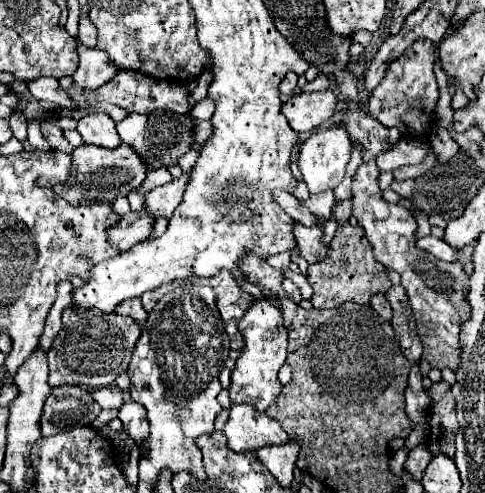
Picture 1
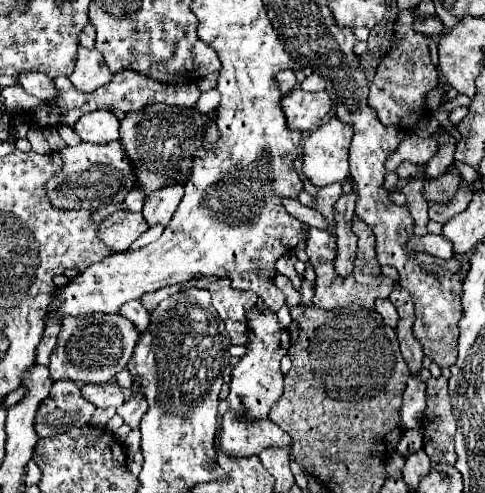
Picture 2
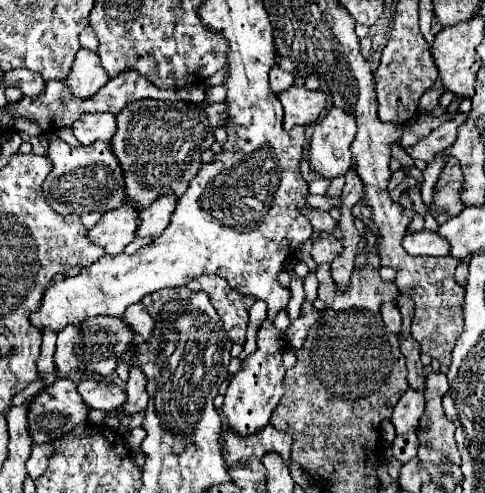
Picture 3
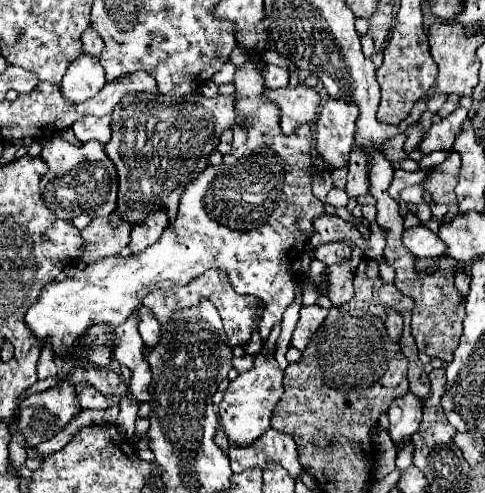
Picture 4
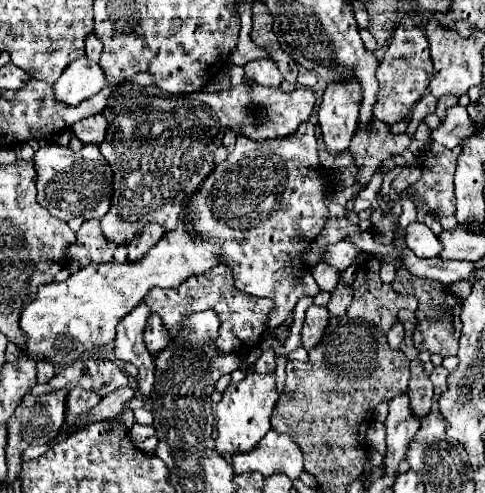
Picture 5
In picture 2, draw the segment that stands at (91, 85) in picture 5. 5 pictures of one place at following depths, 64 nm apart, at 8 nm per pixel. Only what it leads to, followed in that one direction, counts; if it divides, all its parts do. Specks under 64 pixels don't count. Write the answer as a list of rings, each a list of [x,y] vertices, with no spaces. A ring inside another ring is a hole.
[[[78,48],[78,58],[76,58],[76,68],[70,76],[70,82],[78,92],[94,92],[106,82],[112,80],[110,70],[104,66],[104,58],[98,50],[86,50]]]

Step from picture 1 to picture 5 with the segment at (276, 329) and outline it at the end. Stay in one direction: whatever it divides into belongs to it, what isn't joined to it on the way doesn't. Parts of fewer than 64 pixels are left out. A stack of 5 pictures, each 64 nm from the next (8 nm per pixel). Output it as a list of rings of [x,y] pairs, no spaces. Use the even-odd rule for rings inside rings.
[[[248,372],[242,382],[232,382],[224,394],[222,400],[216,406],[216,452],[224,456],[226,460],[232,458],[234,454],[244,454],[250,452],[270,430],[270,416],[274,410],[274,404],[278,400],[278,390],[276,390],[276,376],[274,374],[256,374]]]

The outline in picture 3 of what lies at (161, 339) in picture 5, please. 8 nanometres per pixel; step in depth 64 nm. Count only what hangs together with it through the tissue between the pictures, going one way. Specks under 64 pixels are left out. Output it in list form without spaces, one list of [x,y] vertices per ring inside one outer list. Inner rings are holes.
[[[132,304],[126,312],[124,312],[124,320],[132,326],[132,330],[136,334],[142,336],[142,340],[148,340],[148,336],[152,336],[152,328],[154,328],[154,318],[148,314],[148,310],[144,308],[144,304]]]

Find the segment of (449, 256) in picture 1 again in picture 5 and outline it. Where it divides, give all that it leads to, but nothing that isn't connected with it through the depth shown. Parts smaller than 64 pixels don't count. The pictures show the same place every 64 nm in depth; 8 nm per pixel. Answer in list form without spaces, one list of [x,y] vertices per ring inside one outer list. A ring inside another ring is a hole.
[[[420,222],[406,226],[406,246],[420,258],[434,258],[442,250],[442,244],[434,236],[434,232]]]

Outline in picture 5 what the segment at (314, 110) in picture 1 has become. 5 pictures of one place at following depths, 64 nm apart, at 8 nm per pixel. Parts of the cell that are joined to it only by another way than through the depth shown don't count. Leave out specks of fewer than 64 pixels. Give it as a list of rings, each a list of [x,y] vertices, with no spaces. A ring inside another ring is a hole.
[[[122,84],[120,88],[116,88],[116,96],[112,96],[112,104],[108,104],[108,108],[102,112],[108,120],[108,138],[104,138],[104,142],[100,144],[100,152],[108,160],[108,164],[112,166],[112,172],[114,172],[112,204],[110,204],[110,210],[100,220],[104,236],[108,236],[108,240],[112,240],[112,244],[124,246],[124,242],[130,242],[134,236],[138,236],[142,232],[142,224],[160,224],[166,232],[168,230],[172,232],[172,228],[176,228],[176,224],[180,224],[180,220],[184,220],[184,200],[188,200],[188,196],[192,196],[192,192],[196,192],[196,188],[200,188],[200,184],[202,184],[204,176],[208,176],[208,172],[214,172],[214,160],[212,160],[214,150],[216,150],[214,144],[222,144],[226,130],[242,134],[254,141],[274,139],[276,136],[288,136],[288,134],[296,132],[296,128],[310,118],[314,102],[316,102],[316,98],[314,98],[314,92],[310,88],[296,88],[292,92],[282,92],[280,88],[266,88],[260,84],[254,84],[252,88],[248,88],[248,84],[240,84],[236,88],[222,90],[222,92],[192,92],[188,96],[168,96],[168,92],[162,92],[158,86],[140,88],[140,84]]]

